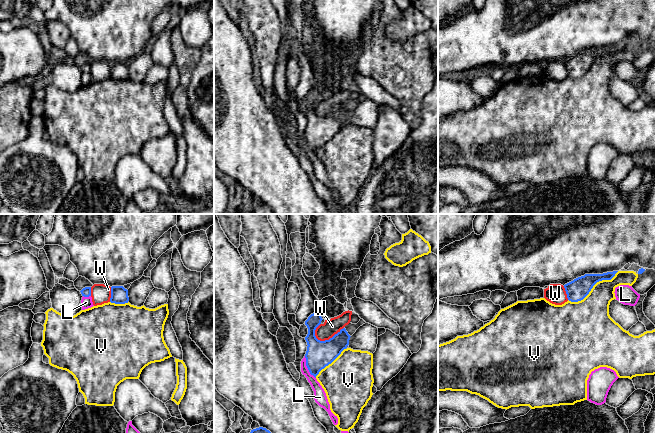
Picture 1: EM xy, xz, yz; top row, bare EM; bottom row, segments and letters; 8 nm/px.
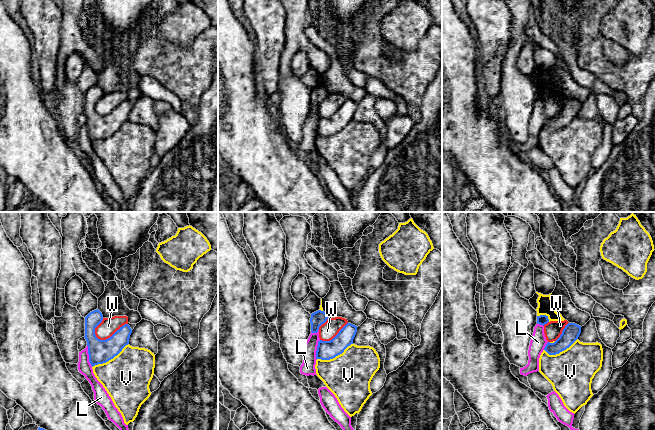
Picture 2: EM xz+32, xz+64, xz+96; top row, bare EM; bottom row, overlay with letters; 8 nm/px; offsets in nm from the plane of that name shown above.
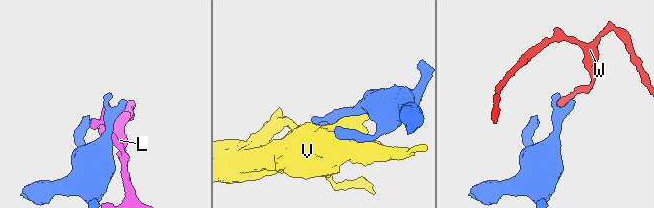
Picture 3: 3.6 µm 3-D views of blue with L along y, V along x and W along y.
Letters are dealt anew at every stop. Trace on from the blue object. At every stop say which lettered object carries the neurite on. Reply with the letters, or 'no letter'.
no letter

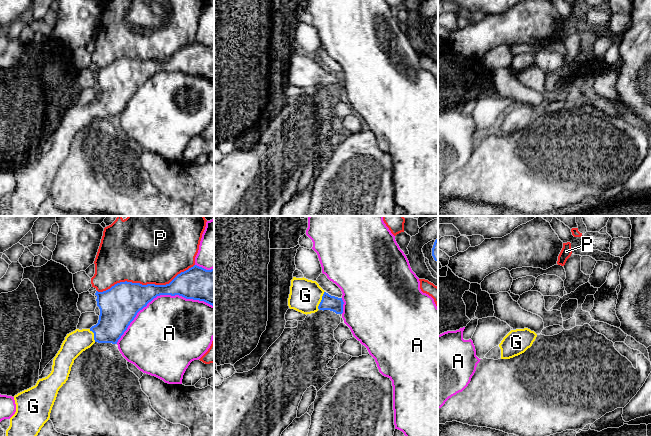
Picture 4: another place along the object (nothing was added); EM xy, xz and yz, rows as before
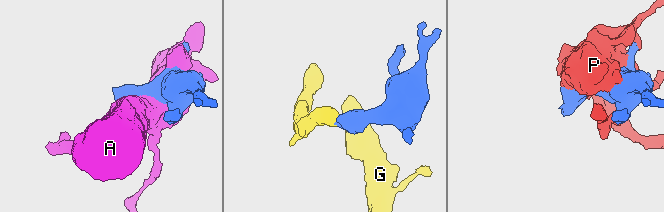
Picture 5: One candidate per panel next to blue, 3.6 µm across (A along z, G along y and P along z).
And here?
G

